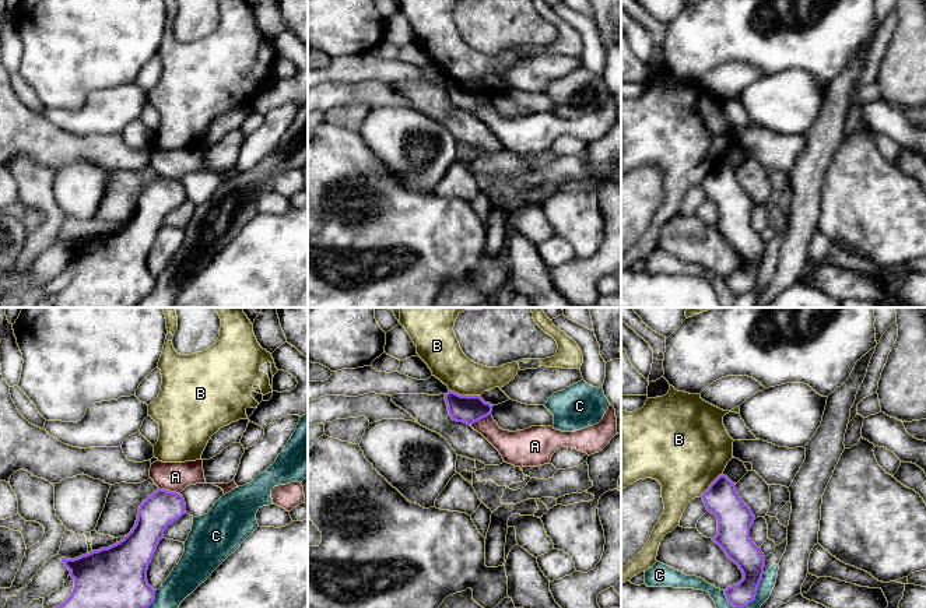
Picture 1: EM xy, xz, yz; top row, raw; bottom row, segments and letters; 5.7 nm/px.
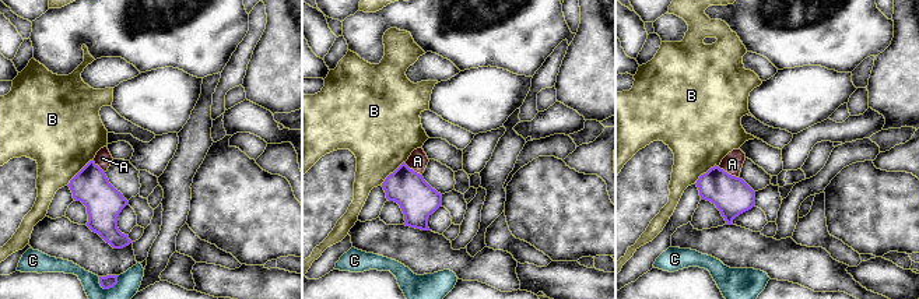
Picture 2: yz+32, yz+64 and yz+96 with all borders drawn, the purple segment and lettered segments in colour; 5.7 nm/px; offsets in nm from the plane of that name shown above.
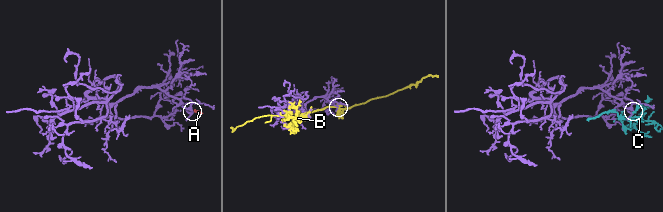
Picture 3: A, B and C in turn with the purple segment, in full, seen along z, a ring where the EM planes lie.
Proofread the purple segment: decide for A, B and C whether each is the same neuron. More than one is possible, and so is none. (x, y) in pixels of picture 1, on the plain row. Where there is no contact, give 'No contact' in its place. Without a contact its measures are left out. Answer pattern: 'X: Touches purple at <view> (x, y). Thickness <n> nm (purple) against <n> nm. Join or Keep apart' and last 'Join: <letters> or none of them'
A: Touches purple at xy (169, 178). Thickness 200 nm (purple) against 170 nm. Keep apart
B: Touches purple at xz (465, 83). Thickness 160 nm (purple) against 220 nm. Keep apart
C: Touches purple at yz (753, 287). Thickness 160 nm (purple) against 140 nm. Keep apart
Join: none of them

